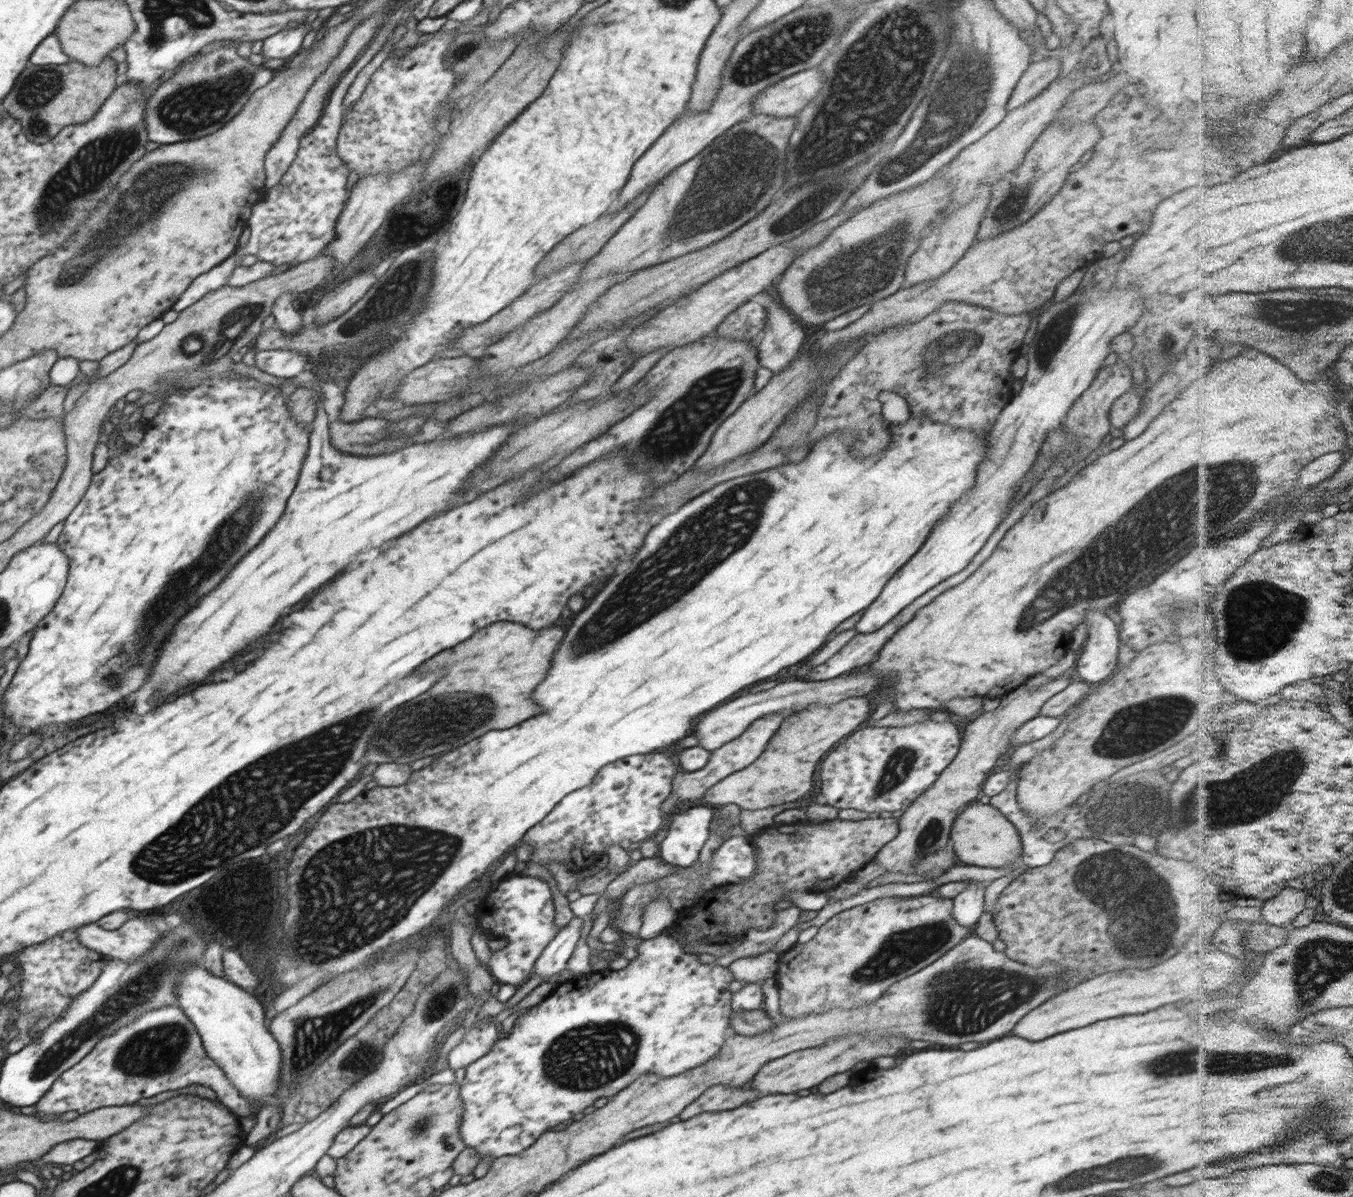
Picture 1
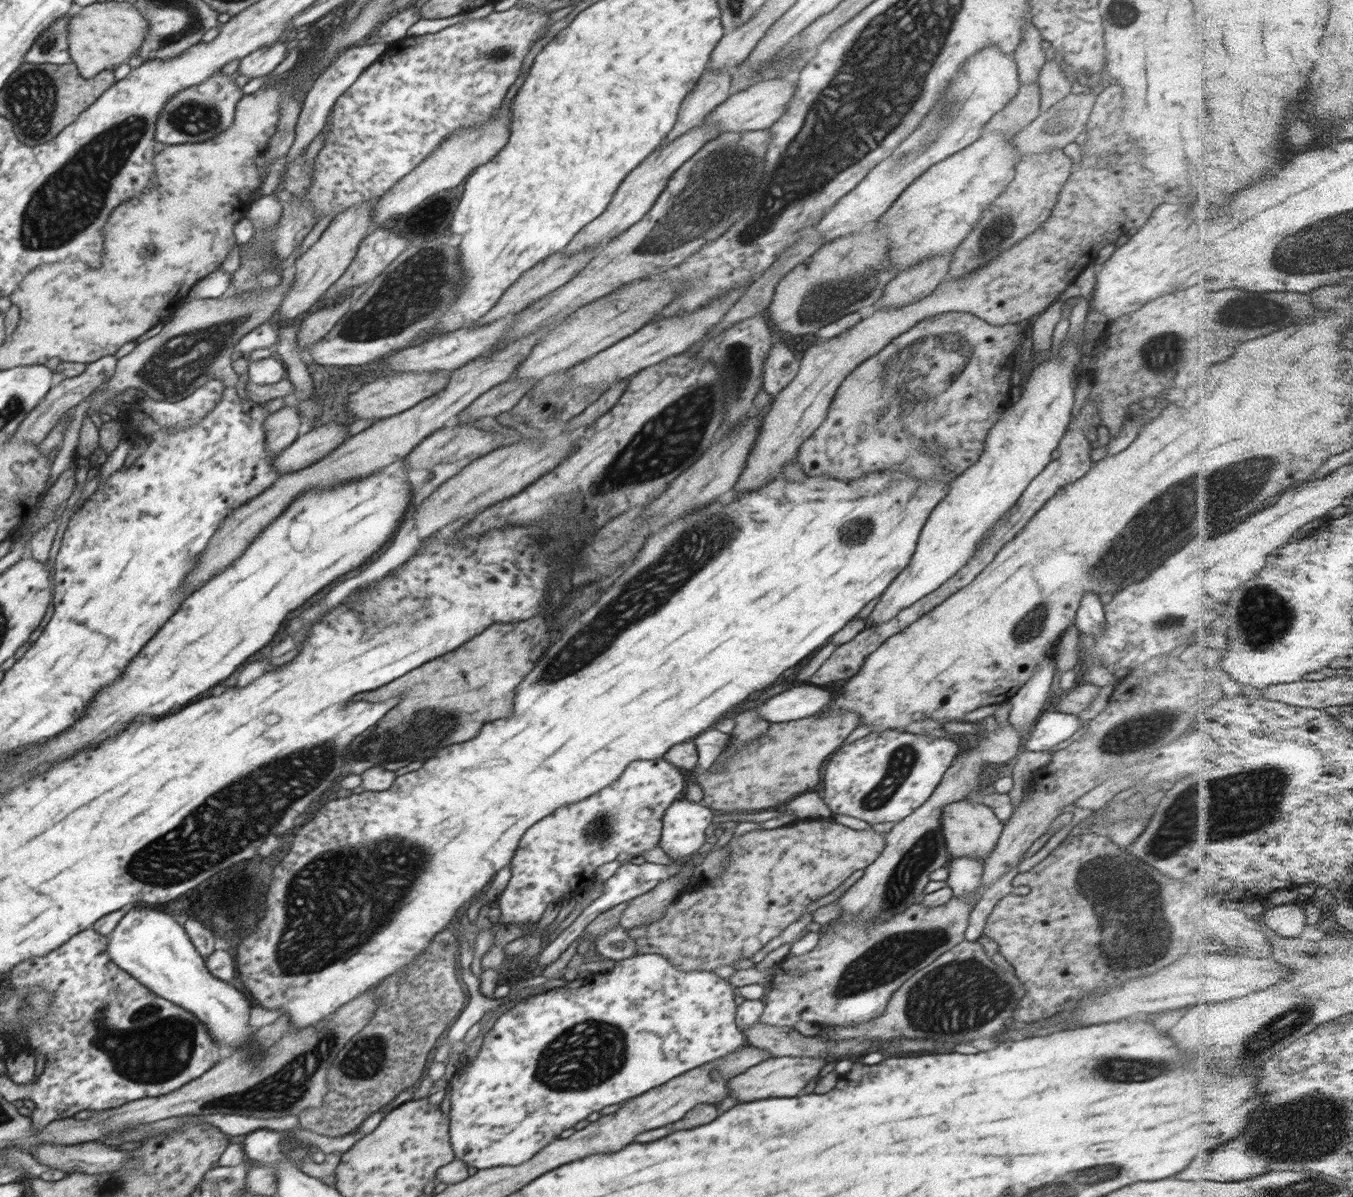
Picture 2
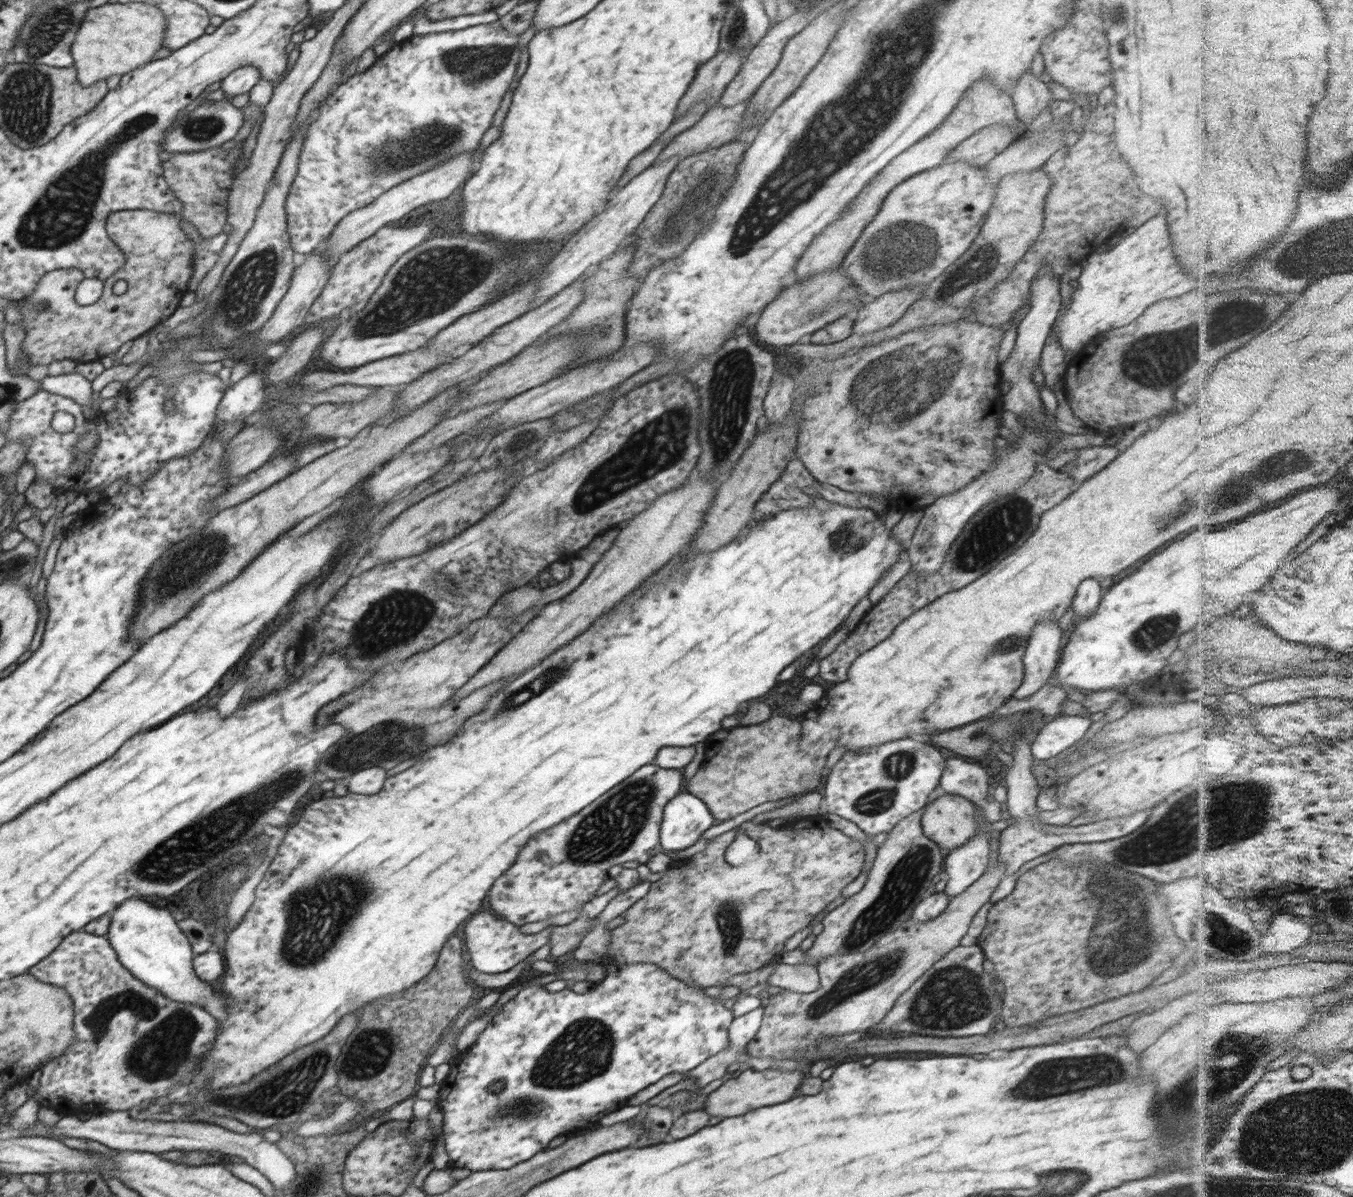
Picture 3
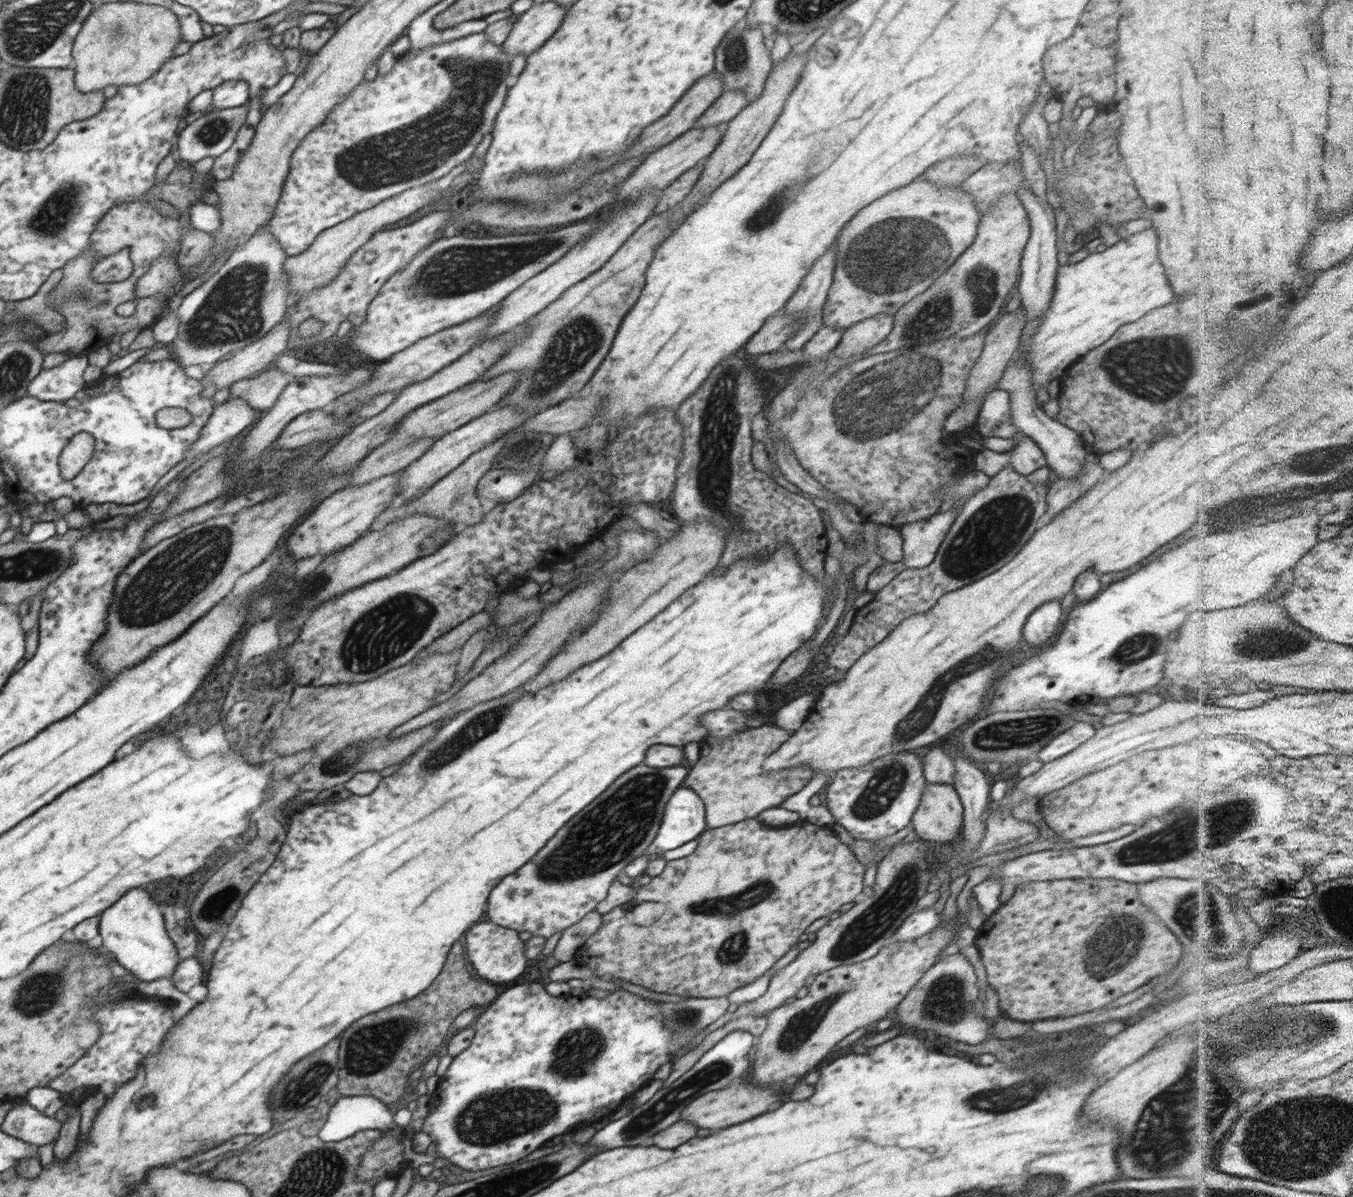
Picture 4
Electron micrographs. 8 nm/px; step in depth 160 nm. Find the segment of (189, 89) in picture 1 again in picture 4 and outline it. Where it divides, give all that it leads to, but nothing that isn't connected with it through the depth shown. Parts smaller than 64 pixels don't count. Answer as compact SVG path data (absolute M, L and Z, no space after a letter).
M245 105L234 108L208 109L203 112L200 118L191 122L180 132L175 147L175 157L185 163L197 163L204 158L214 157L216 159L221 156L237 141L237 135L246 129L247 113L248 108Z

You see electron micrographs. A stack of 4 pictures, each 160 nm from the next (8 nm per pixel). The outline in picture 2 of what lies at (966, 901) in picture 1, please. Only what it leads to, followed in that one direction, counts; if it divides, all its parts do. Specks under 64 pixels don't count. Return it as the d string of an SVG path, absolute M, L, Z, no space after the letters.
M978 857L951 858L946 867L948 878L946 884L952 889L954 896L974 902L975 890L980 886L983 875L983 863Z

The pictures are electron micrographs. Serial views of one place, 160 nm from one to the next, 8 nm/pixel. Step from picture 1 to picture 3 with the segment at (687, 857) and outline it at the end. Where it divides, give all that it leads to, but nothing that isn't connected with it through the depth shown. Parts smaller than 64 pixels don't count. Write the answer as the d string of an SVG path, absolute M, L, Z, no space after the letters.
M684 789L664 807L659 846L663 851L687 849L716 823L706 803Z

